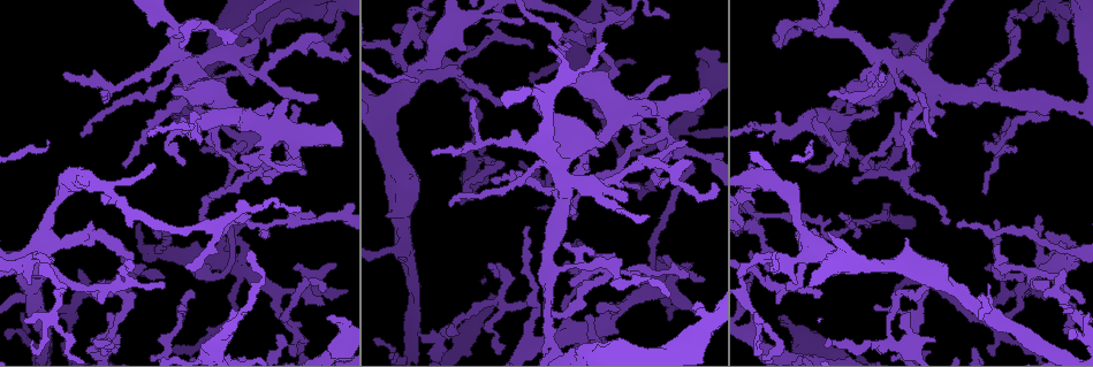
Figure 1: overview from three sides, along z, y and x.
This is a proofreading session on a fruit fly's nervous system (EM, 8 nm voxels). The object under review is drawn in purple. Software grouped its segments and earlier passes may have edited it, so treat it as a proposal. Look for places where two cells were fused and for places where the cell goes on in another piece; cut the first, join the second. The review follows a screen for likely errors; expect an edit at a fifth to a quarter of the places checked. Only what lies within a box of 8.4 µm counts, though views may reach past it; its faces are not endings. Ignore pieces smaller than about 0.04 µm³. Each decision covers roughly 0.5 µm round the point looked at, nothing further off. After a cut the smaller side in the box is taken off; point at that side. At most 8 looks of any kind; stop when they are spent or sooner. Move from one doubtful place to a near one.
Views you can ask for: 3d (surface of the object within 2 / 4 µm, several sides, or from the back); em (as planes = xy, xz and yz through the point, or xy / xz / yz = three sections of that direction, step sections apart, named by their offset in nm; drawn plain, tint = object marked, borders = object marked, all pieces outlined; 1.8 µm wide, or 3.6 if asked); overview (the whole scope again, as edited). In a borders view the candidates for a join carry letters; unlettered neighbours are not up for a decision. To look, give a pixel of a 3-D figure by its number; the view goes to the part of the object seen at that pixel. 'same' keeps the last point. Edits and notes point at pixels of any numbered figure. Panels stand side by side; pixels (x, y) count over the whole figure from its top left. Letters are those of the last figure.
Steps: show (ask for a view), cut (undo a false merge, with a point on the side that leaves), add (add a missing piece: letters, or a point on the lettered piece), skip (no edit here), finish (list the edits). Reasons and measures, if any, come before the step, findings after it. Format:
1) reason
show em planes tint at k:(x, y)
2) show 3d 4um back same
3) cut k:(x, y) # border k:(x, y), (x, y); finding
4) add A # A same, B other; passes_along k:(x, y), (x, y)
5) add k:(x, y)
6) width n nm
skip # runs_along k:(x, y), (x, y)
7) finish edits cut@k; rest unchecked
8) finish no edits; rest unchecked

an open end
show em planes borders at 1:(329, 318)

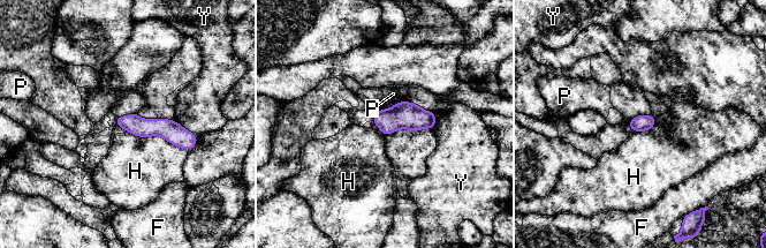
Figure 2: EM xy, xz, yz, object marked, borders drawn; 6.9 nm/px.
longest_contact H 550 nm
skip # F other, H other, P other, Y other; none of them fits

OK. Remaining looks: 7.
an open end
show 3d 2um at 1:(1039, 218)

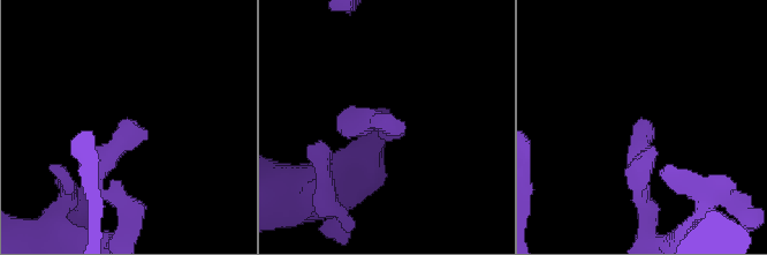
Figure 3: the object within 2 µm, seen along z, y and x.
shape alone is not enough
show em 3.6um planes borders at 3:(146, 135)

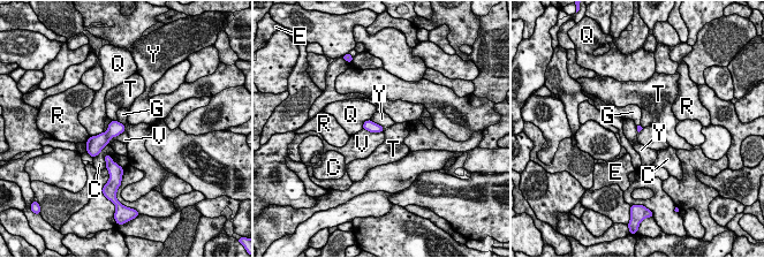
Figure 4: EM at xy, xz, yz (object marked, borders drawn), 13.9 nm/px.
longest_contact V 300 nm
skip # C other, E other, G other, Q other, R other, T other, V other, Y other; no lettered piece goes on from it

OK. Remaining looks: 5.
calibre changes
show em planes tint at 1:(1063, 248)

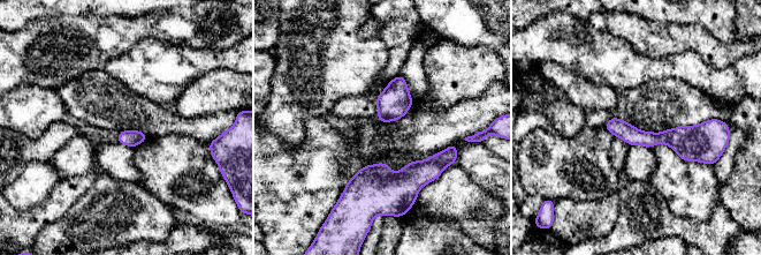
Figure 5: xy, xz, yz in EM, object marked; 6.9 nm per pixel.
show em planes borders same

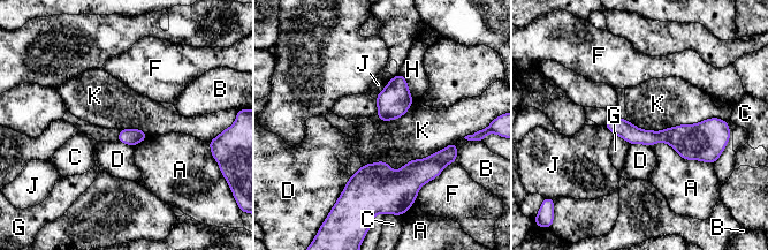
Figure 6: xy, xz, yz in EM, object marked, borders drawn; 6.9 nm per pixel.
skip # A other, B other, C other, D other, F other, G other, H other, J other, K other; runs_along 6:(709, 121), (694, 136), (608, 124); continuous, no second cell

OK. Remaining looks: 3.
finish no edits; rest unchecked

